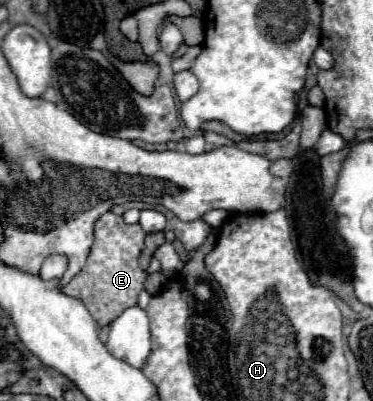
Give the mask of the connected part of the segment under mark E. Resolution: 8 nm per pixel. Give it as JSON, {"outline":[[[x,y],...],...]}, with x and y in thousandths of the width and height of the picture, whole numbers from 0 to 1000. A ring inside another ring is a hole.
{"outline":[[[287,529],[260,544],[249,589],[255,603],[223,673],[180,713],[169,713],[169,733],[212,743],[239,773],[239,783],[255,793],[260,813],[282,818],[308,793],[319,793],[330,773],[362,763],[373,733],[389,723],[394,678],[373,663],[389,579],[373,559],[340,559],[324,539]]]}

